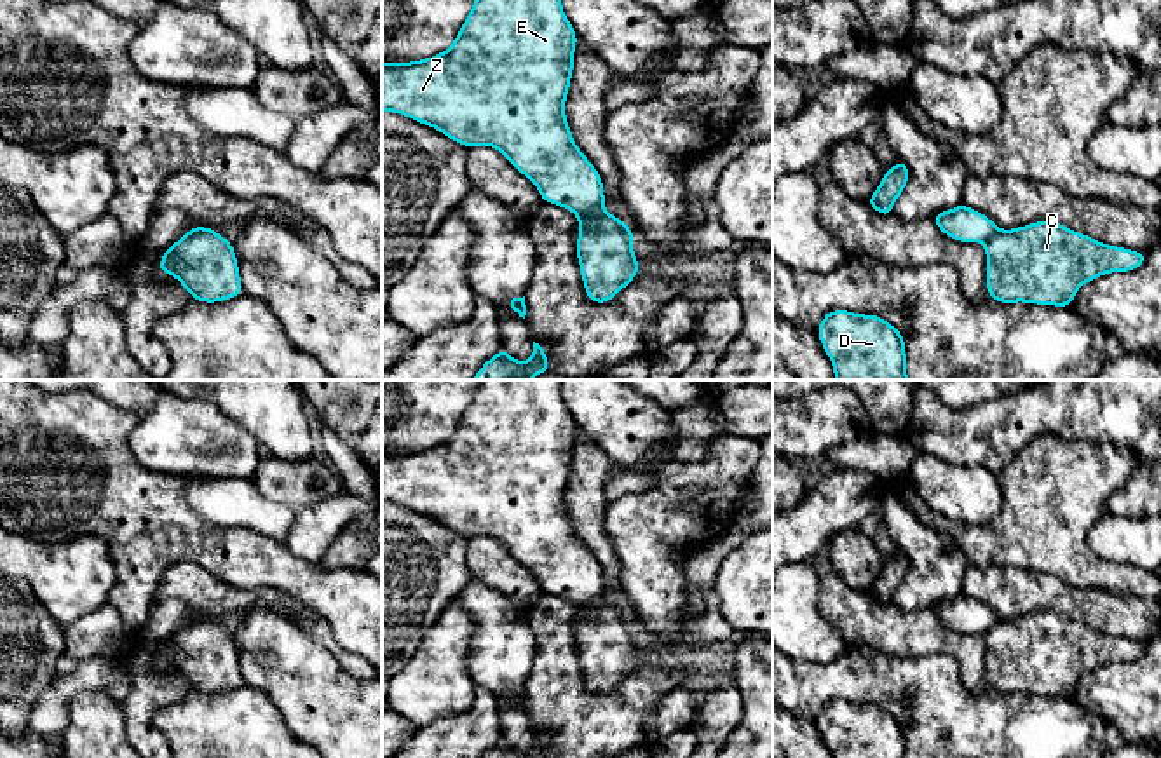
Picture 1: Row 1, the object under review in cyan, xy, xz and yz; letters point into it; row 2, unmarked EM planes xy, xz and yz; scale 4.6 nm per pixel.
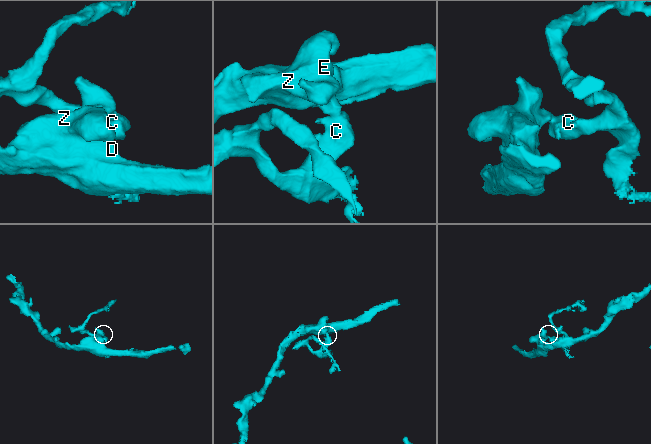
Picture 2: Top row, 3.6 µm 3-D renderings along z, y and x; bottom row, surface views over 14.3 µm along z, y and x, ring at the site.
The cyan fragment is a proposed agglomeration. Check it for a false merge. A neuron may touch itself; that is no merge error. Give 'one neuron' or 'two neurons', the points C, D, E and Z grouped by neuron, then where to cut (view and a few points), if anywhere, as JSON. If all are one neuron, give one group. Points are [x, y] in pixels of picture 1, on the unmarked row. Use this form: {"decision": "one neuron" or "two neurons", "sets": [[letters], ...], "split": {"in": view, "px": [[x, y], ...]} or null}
{"decision": "two neurons", "sets": [["C"], ["D", "E", "Z"]], "split": {"in": "xz", "px": [[602, 595], [576, 603]]}}

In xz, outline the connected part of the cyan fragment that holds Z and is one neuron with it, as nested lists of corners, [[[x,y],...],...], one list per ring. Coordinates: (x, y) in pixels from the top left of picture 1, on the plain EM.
[[[478,380],[455,432],[441,444],[382,453],[382,502],[431,516],[465,538],[497,538],[542,587],[572,603],[605,592],[603,570],[574,533],[565,491],[577,423],[561,397],[563,380]]]

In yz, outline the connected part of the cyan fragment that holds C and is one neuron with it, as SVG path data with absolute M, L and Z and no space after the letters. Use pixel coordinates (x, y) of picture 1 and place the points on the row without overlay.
M1044 610L997 620L985 634L987 681L997 694L1072 697L1077 680L1110 662L1133 662L1147 645L1102 634Z

